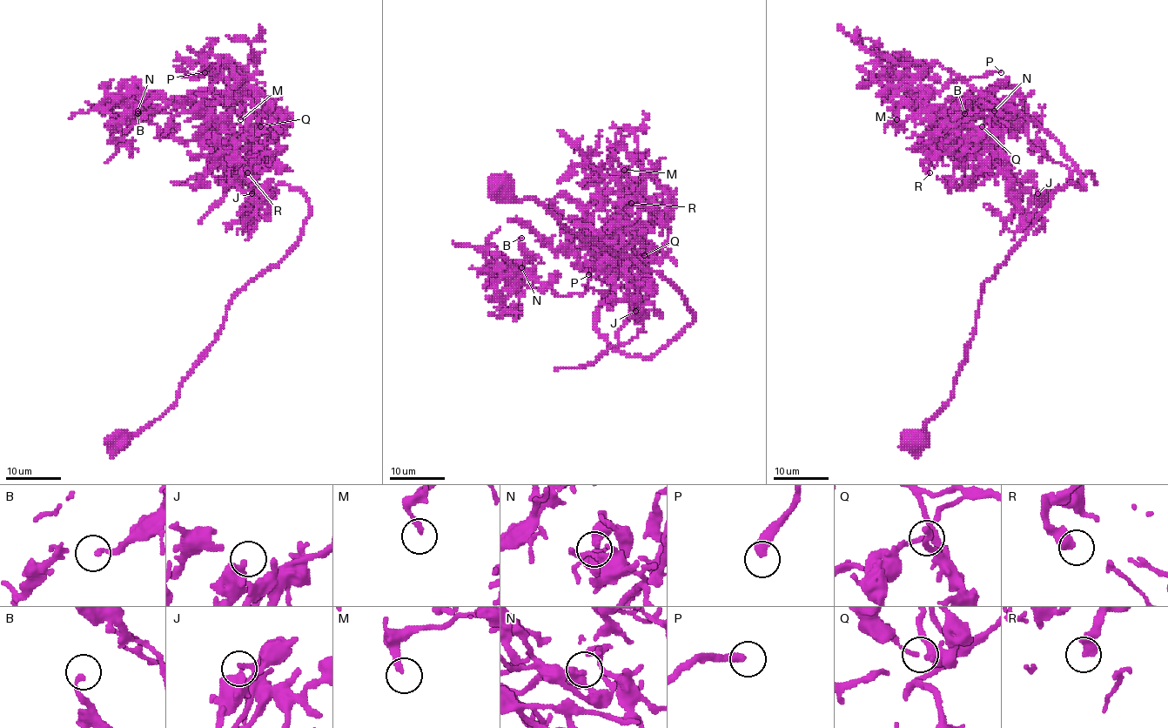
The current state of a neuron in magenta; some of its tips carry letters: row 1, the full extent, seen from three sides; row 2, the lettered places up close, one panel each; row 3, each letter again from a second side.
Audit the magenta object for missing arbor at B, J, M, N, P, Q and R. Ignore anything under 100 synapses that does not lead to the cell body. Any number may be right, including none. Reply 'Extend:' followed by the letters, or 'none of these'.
Extend: P

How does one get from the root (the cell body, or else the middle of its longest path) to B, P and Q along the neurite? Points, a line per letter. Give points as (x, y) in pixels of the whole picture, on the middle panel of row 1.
B: (503, 187), (657, 272), (694, 320), (618, 352), (602, 280), (512, 284), (489, 247), (520, 266), (521, 238)
P: (503, 187), (657, 272), (694, 320), (651, 356), (618, 352), (595, 326), (616, 277), (609, 240), (588, 274)
Q: (503, 187), (684, 297), (694, 320), (640, 357), (595, 326), (652, 254), (620, 215), (644, 255)

